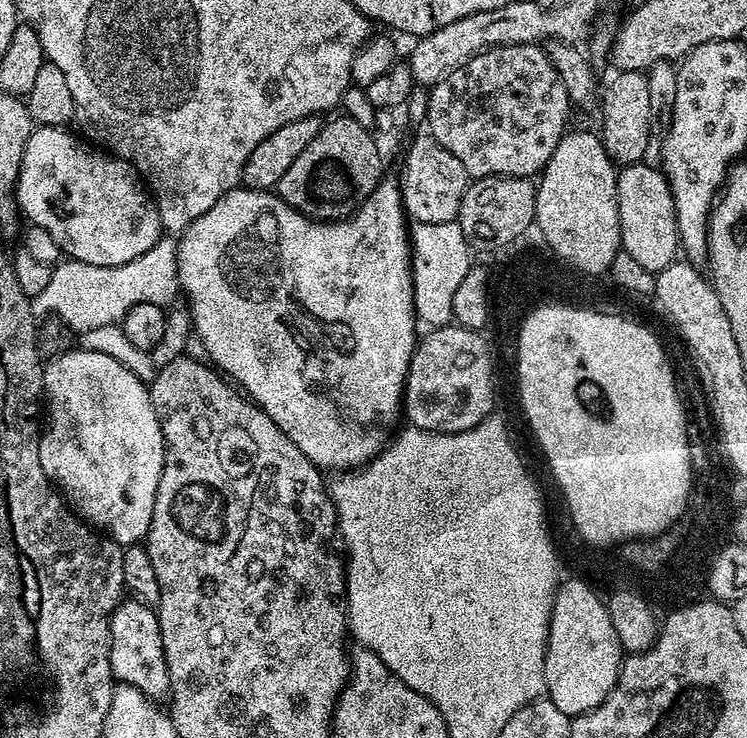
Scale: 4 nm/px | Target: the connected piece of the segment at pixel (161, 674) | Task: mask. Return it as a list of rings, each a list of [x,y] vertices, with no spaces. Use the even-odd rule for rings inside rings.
[[[135,598],[121,599],[110,618],[110,666],[119,683],[134,686],[143,696],[167,697],[168,663],[164,657],[159,615],[149,605]]]

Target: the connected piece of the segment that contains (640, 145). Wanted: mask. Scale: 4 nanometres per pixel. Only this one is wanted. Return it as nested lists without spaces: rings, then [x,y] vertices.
[[[617,71],[615,73],[616,77],[609,82],[608,85],[603,85],[602,95],[598,100],[598,109],[600,108],[600,128],[598,127],[598,135],[601,140],[604,141],[604,149],[608,152],[608,156],[613,160],[617,165],[623,166],[625,164],[639,164],[645,159],[644,156],[648,152],[648,143],[652,140],[652,88],[648,85],[647,75],[644,72],[622,72]]]

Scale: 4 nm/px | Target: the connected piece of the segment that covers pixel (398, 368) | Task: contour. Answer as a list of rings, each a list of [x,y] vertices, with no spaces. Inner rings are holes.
[[[388,178],[381,179],[380,183],[376,185],[375,190],[364,199],[363,204],[351,216],[335,222],[312,220],[308,216],[303,216],[298,209],[291,208],[283,198],[276,195],[275,191],[237,186],[231,188],[222,198],[218,198],[218,202],[214,202],[214,206],[210,206],[210,210],[206,210],[206,214],[202,214],[202,218],[198,218],[186,231],[179,233],[176,257],[178,258],[180,292],[182,296],[188,299],[186,307],[188,315],[192,318],[194,336],[198,343],[204,347],[205,357],[221,373],[224,373],[229,381],[239,385],[246,393],[248,399],[257,408],[261,408],[276,423],[278,430],[282,430],[282,434],[286,434],[286,438],[290,438],[290,442],[294,442],[294,446],[298,446],[298,450],[302,450],[302,454],[306,454],[306,458],[310,458],[310,462],[315,464],[317,468],[321,470],[329,468],[332,474],[343,474],[349,470],[359,470],[364,465],[369,464],[383,450],[384,445],[388,443],[390,439],[388,427],[395,422],[396,415],[398,417],[401,415],[402,401],[404,399],[404,383],[408,377],[412,355],[418,343],[416,307],[412,305],[410,220],[405,213],[401,185],[397,181],[395,184],[394,181],[388,180]],[[264,304],[280,304],[280,306],[284,306],[284,304],[328,304],[328,308],[330,308],[328,312],[332,312],[332,308],[338,308],[338,314],[342,314],[342,318],[344,318],[344,314],[348,314],[348,318],[352,318],[350,314],[354,314],[352,320],[360,322],[360,326],[366,328],[366,336],[368,336],[368,344],[366,344],[368,348],[366,348],[366,352],[364,352],[364,356],[360,360],[364,364],[358,364],[358,370],[348,370],[346,364],[336,366],[334,374],[326,372],[324,376],[334,376],[334,378],[326,378],[326,380],[332,380],[332,382],[338,382],[338,384],[324,384],[324,386],[310,384],[310,382],[318,380],[318,378],[310,380],[312,374],[300,374],[300,376],[294,374],[294,376],[284,376],[284,378],[278,376],[278,374],[270,376],[268,370],[262,370],[262,362],[260,362],[262,348],[254,350],[252,344],[248,348],[248,324],[262,324],[262,322],[256,322],[258,318],[254,316],[254,312],[262,312]],[[298,408],[304,408],[304,418],[302,418],[302,414],[298,414]]]

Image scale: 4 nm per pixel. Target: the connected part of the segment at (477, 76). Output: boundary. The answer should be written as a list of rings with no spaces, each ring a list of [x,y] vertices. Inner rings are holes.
[[[539,43],[498,45],[486,48],[465,64],[431,85],[428,92],[428,118],[426,128],[441,144],[462,162],[469,177],[523,176],[535,177],[543,172],[550,154],[558,146],[566,131],[570,101],[566,86]]]

